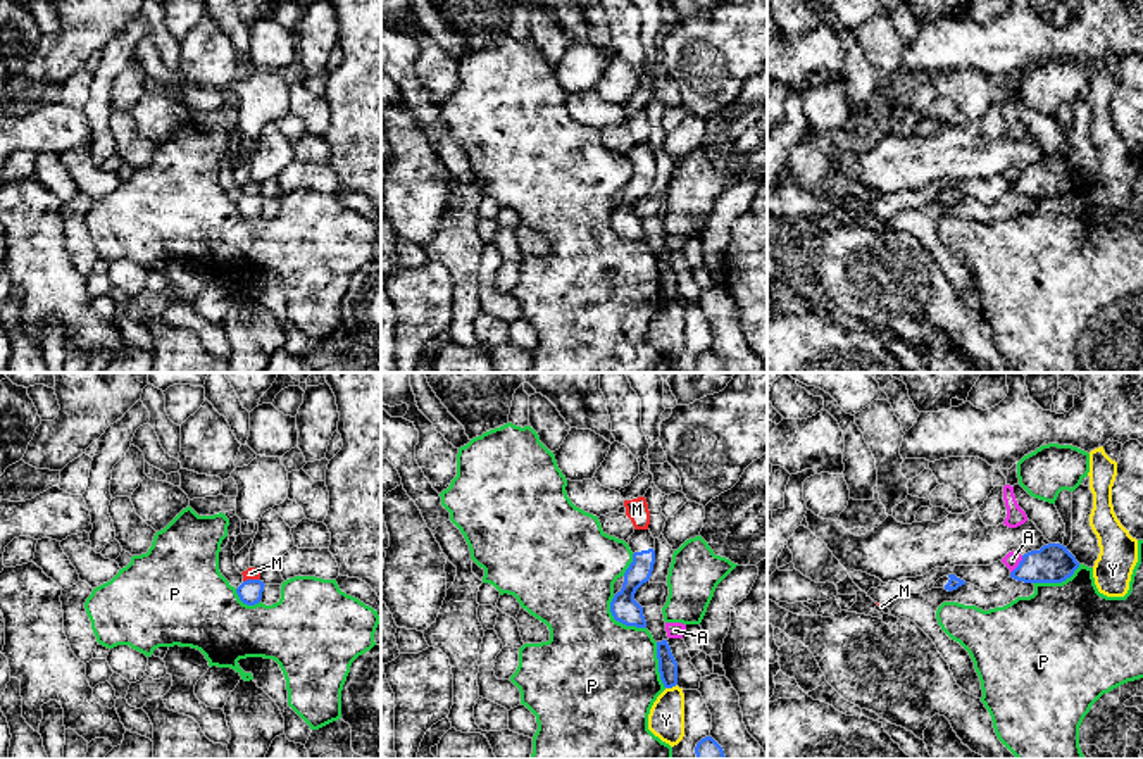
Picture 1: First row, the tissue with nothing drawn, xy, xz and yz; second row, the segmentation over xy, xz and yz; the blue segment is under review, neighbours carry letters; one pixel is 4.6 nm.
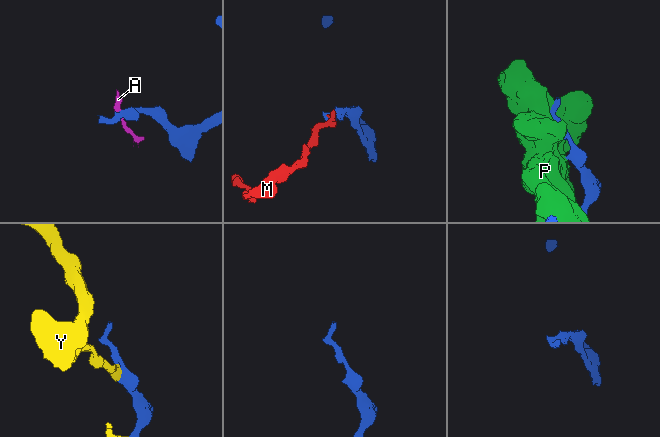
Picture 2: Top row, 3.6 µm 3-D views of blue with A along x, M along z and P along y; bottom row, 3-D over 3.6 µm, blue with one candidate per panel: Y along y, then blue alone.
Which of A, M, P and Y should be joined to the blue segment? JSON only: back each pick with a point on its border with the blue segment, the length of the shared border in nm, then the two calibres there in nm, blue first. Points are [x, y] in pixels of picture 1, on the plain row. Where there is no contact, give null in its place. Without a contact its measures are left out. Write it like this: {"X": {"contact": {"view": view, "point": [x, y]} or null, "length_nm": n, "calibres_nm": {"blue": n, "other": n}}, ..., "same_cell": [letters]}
{"same_cell": []}

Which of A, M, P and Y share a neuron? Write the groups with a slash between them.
A / M / P / Y

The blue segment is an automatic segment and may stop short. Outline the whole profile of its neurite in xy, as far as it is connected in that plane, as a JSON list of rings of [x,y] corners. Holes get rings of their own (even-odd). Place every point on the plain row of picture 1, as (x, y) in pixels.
[[[247,193],[236,202],[236,207],[243,217],[255,219],[262,212],[264,200],[260,193]]]

